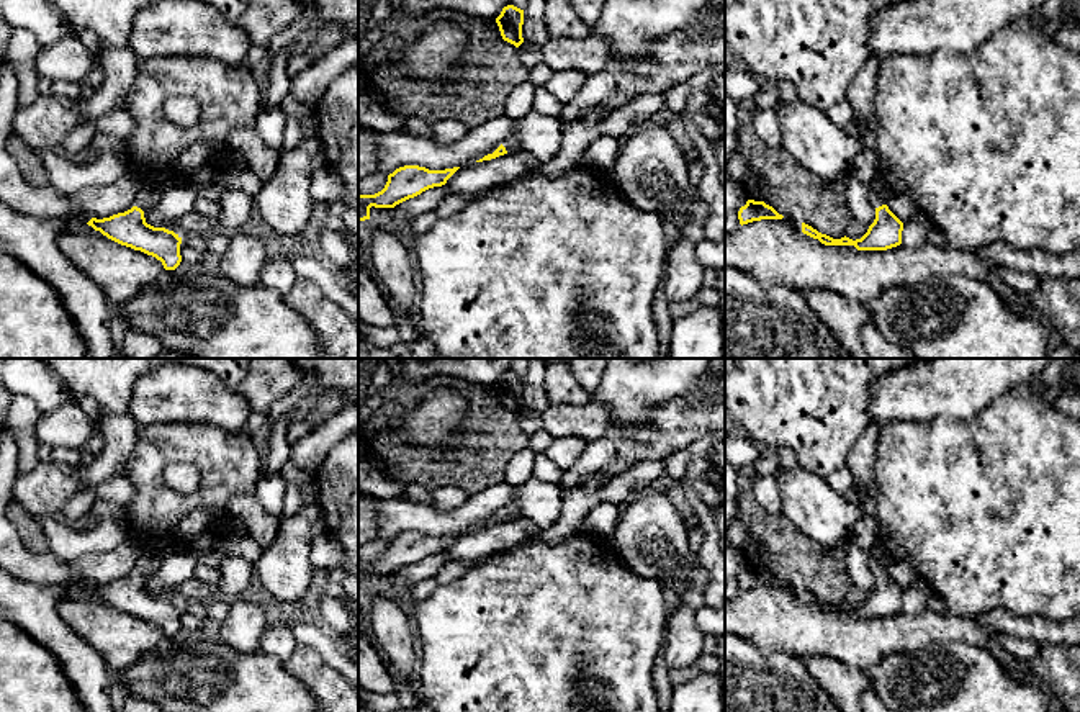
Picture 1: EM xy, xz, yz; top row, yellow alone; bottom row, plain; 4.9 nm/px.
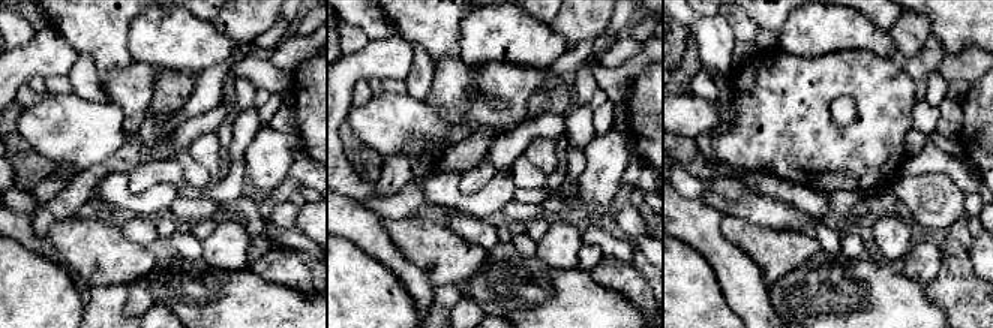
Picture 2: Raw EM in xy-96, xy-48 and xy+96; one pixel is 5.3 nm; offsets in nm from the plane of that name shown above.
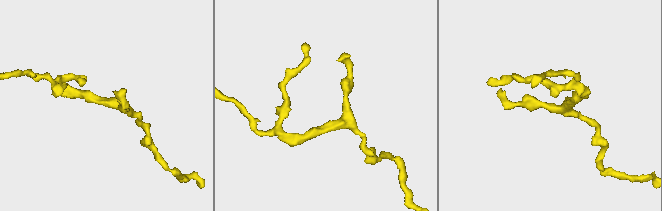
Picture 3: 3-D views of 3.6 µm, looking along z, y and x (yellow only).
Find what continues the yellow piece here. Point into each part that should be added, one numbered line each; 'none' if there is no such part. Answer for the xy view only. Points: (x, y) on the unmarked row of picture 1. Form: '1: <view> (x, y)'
1: xy (149, 560)

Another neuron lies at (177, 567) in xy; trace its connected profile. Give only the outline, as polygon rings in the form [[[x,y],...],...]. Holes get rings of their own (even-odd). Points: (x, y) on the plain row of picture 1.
[[[178,547],[165,555],[155,573],[144,578],[146,589],[173,597],[185,581],[195,578],[193,571],[196,565],[196,555],[190,547]]]

